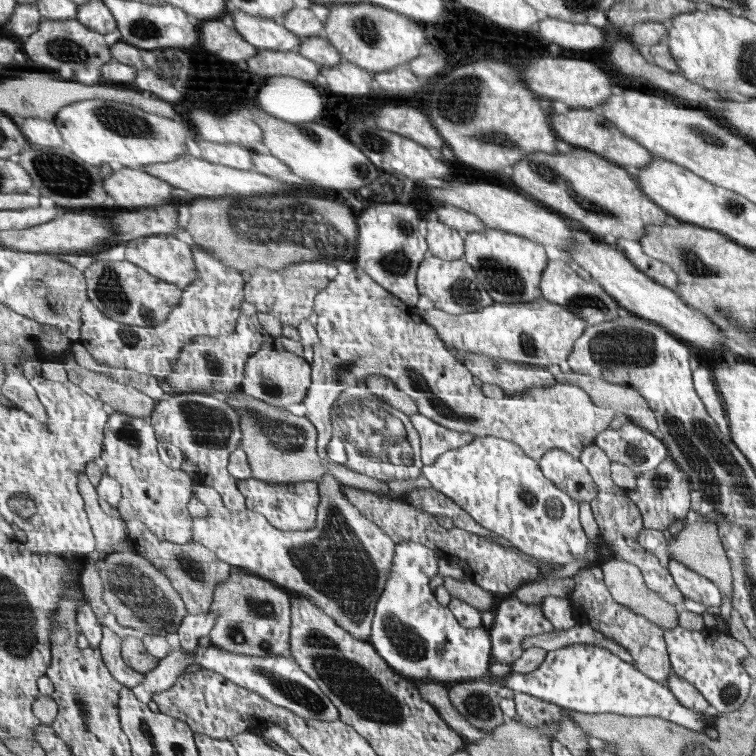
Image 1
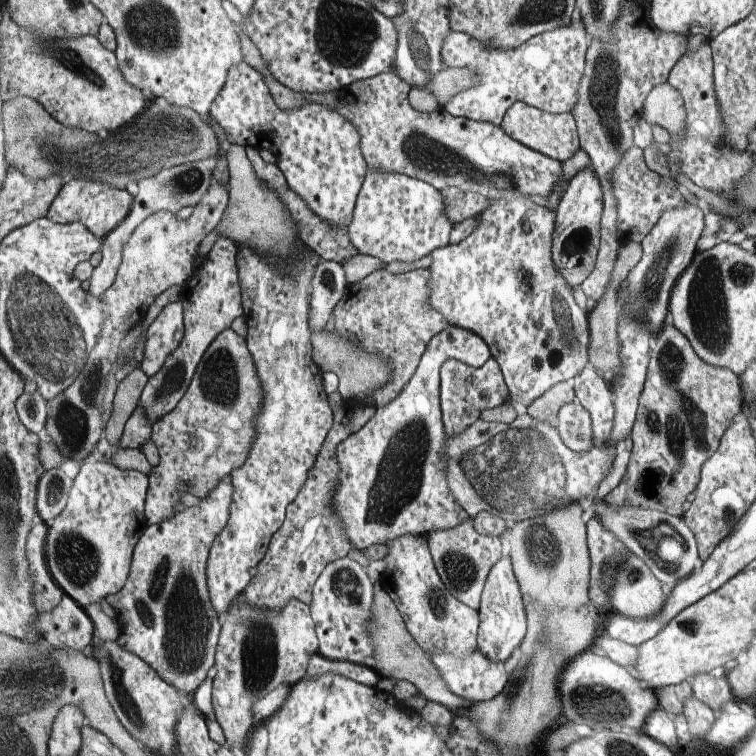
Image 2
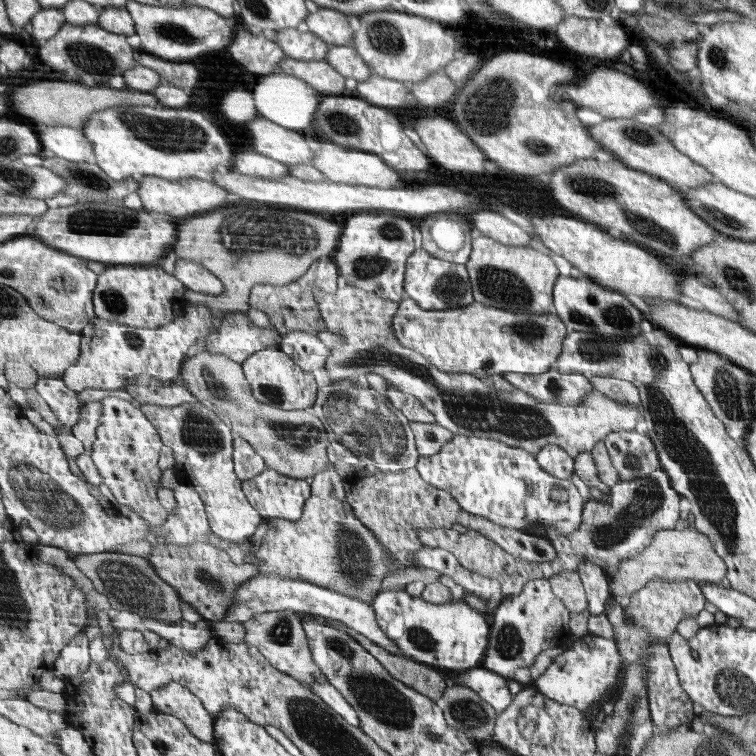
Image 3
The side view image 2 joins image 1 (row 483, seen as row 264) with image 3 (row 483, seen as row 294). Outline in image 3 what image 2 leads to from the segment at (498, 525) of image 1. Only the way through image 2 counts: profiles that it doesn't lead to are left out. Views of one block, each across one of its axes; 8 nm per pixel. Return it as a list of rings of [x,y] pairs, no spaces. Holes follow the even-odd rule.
[[[455,435],[439,454],[420,456],[416,467],[428,484],[451,493],[465,511],[488,518],[505,528],[527,533],[529,528],[533,528],[533,523],[538,522],[542,523],[546,530],[553,527],[558,533],[568,535],[575,533],[583,522],[583,511],[587,502],[583,500],[583,496],[579,494],[577,486],[571,480],[551,476],[540,465],[537,456],[499,440]]]

